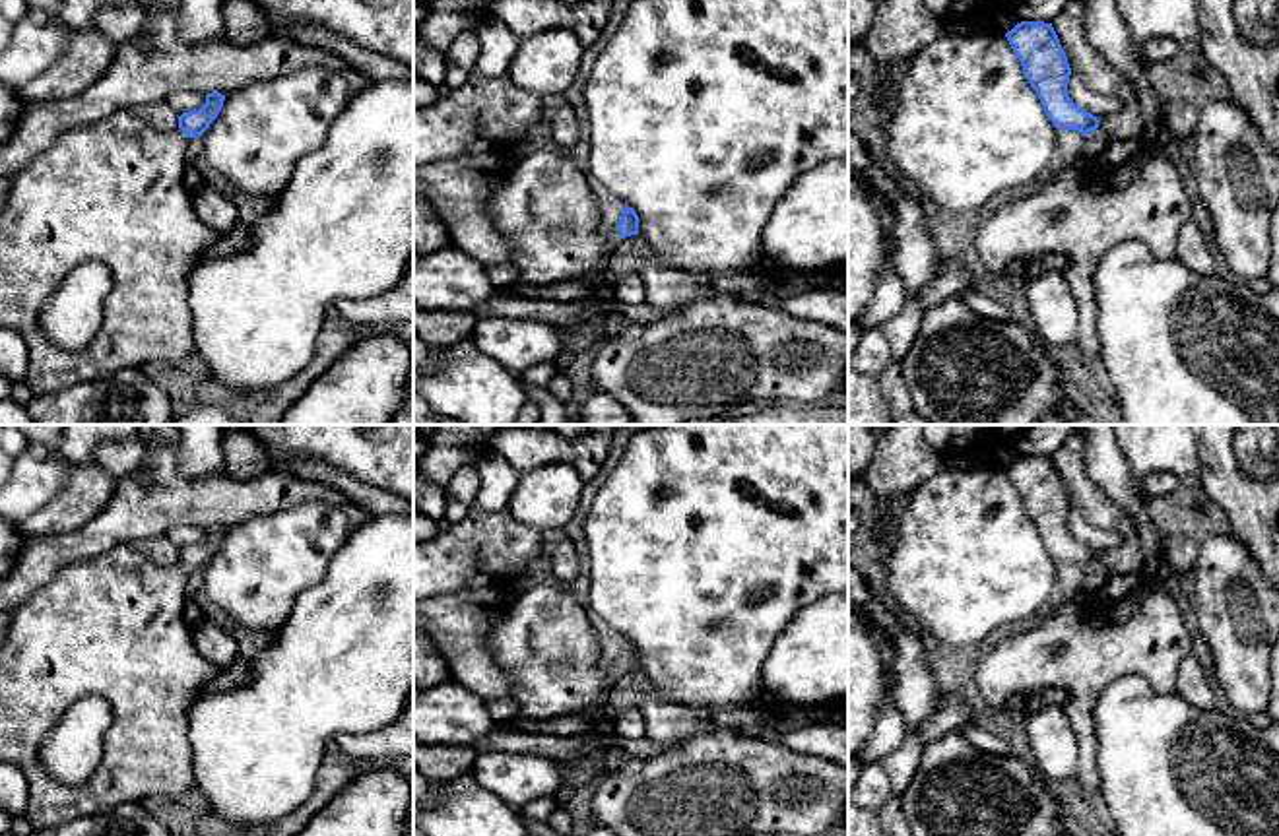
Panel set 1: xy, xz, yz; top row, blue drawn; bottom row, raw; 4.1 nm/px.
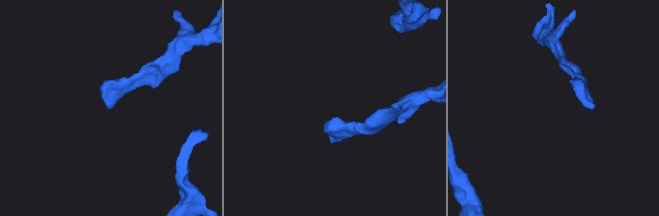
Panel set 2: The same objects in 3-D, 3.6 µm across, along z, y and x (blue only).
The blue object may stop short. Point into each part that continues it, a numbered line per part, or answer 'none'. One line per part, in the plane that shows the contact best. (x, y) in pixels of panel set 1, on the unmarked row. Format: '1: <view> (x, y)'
1: yz (1076, 648)

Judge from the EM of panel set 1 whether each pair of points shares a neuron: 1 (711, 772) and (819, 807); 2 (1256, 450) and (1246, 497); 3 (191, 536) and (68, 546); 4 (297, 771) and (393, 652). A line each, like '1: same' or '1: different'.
1: same
2: different
3: different
4: same

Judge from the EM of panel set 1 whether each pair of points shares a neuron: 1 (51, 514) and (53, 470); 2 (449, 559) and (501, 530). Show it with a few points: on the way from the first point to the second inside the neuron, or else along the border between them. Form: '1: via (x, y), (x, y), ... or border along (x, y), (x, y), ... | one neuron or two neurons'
1: border along (76, 462), (68, 480), (20, 520) | two neurons
2: via (462, 555), (478, 553), (488, 544) | one neuron

